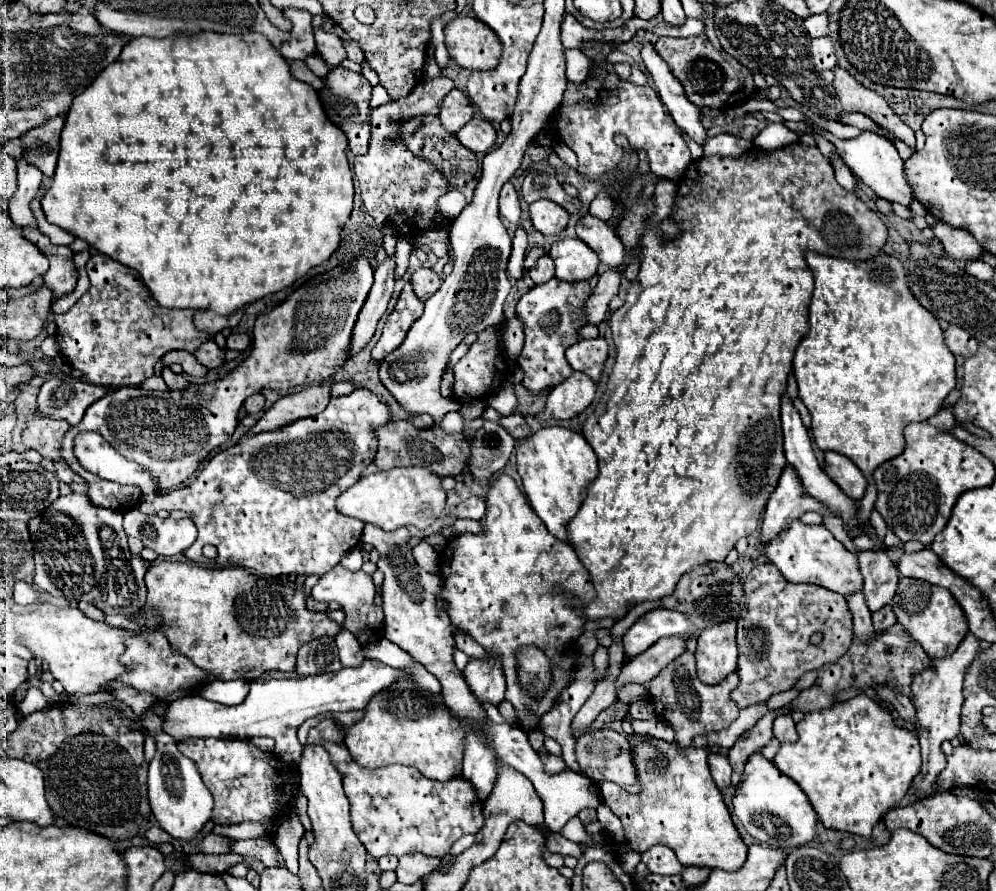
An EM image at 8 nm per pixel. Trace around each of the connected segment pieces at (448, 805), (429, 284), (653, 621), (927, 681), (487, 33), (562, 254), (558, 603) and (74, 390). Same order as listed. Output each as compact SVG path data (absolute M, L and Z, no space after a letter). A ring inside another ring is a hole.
M319 740L327 748L335 768L343 776L343 788L351 802L351 822L355 834L373 858L393 854L427 854L445 858L455 840L463 834L475 834L483 820L483 802L477 798L471 782L455 778L449 782L423 780L417 768L393 764L383 768L363 768L353 759L345 744Z
M419 268L411 278L411 286L413 286L417 298L423 302L441 288L441 282L443 282L441 276L437 272L433 272L431 268Z
M653 610L641 616L623 636L625 654L629 658L639 656L645 652L651 644L655 644L663 636L687 636L691 638L695 634L695 624L675 610Z
M969 632L951 656L945 656L941 660L933 660L931 670L921 670L913 676L911 700L917 710L917 738L919 738L919 746L921 746L923 764L921 764L919 774L913 778L909 792L899 802L899 806L909 806L909 804L913 804L925 796L931 796L939 790L937 776L945 770L945 764L947 764L941 744L945 740L953 740L959 734L959 714L961 714L961 704L963 704L963 694L961 694L963 672L977 656L977 650L979 650L979 640Z
M459 16L445 26L449 56L467 70L491 70L501 58L501 40L481 20Z
M569 238L551 246L549 256L555 262L557 278L565 282L591 280L597 274L599 258L579 238Z
M501 474L499 480L491 484L491 490L485 496L485 500L487 500L487 512L481 518L483 534L477 534L477 536L461 534L457 538L451 538L447 542L447 546L443 548L443 552L439 554L439 568L441 568L441 576L445 580L443 600L447 602L447 614L449 614L451 622L459 630L471 634L483 648L487 648L487 652L501 656L505 678L507 678L505 700L509 700L513 704L515 714L517 714L517 724L521 726L527 712L535 714L537 718L547 714L553 708L553 704L559 700L561 690L569 686L569 682L573 678L573 664L567 664L569 656L567 656L567 648L563 648L563 646L577 642L577 638L583 634L583 626L585 626L587 618L581 612L581 606L593 602L593 598L597 594L595 594L593 582L589 578L589 572L579 562L575 550L569 544L565 544L549 534L549 530L545 528L541 518L533 512L529 500L517 488L517 484L511 476ZM565 594L575 596L579 604L569 602L565 598ZM523 644L533 644L533 646L541 648L553 664L553 684L545 693L543 702L531 700L531 698L527 698L527 694L521 692L521 684L517 680L517 670L515 670L517 668L515 652Z
M51 378L45 380L39 390L37 410L43 416L53 420L67 420L71 426L77 426L85 410L105 394L107 390L103 386L71 378Z

